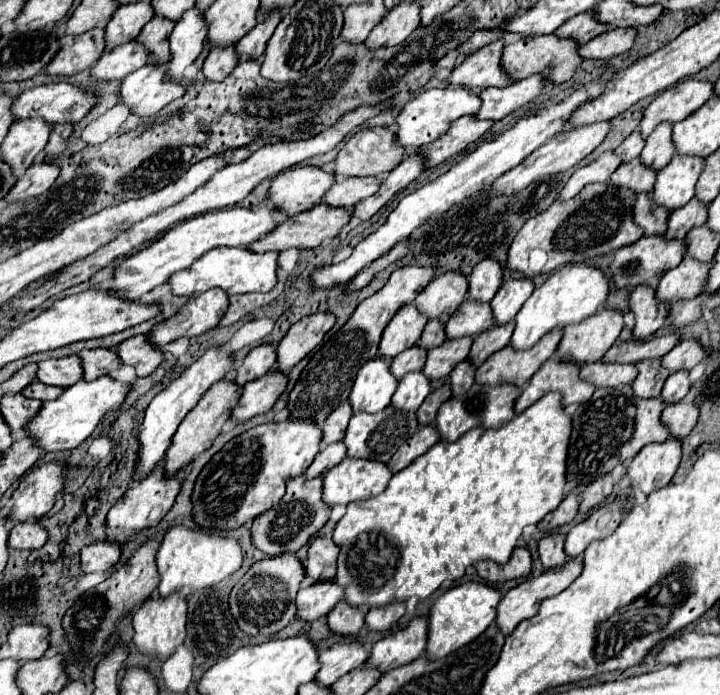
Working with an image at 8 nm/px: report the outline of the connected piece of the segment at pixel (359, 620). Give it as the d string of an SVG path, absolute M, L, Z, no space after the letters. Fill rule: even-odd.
M338 602L336 608L328 614L328 628L340 636L358 636L364 626L366 608L350 608L346 602Z

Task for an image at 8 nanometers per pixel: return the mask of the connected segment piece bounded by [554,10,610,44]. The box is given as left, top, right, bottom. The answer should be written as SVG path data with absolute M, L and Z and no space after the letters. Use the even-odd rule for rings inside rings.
M590 10L590 12L582 12L574 18L570 18L566 24L562 24L562 28L558 28L558 36L562 38L576 38L578 44L586 44L588 40L600 36L602 32L606 32L610 26L600 22L598 16Z

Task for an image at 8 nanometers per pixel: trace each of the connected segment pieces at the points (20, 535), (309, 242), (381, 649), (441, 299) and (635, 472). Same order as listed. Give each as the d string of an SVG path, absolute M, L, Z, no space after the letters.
M22 522L10 530L8 548L14 550L38 550L46 542L46 530L38 522Z
M318 204L312 210L306 210L298 216L292 216L290 220L286 220L286 224L282 224L282 228L276 228L274 232L270 232L270 236L266 236L266 240L258 240L258 244L250 244L250 248L254 248L254 252L282 252L286 248L316 248L320 246L324 240L332 240L338 238L340 232L350 224L352 220L352 210L348 208L332 208L328 204Z
M414 618L408 628L392 632L378 640L368 660L364 662L364 668L376 668L382 674L388 670L394 670L398 666L410 664L412 660L418 660L426 646L426 618Z
M460 272L436 274L436 278L430 280L430 284L420 292L414 304L428 320L442 320L442 324L446 324L464 302L466 290L468 280Z
M668 438L662 444L650 444L642 448L626 466L630 486L640 488L644 494L664 488L672 480L680 464L680 456L680 440L676 438Z

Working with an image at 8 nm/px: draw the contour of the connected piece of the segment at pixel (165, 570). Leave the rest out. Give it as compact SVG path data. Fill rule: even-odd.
M184 526L170 528L170 532L166 532L156 554L160 582L154 594L158 598L166 598L168 594L178 590L194 592L194 590L210 588L222 582L224 578L232 576L240 568L240 564L242 564L240 544L226 532L206 532L202 528L186 530Z

